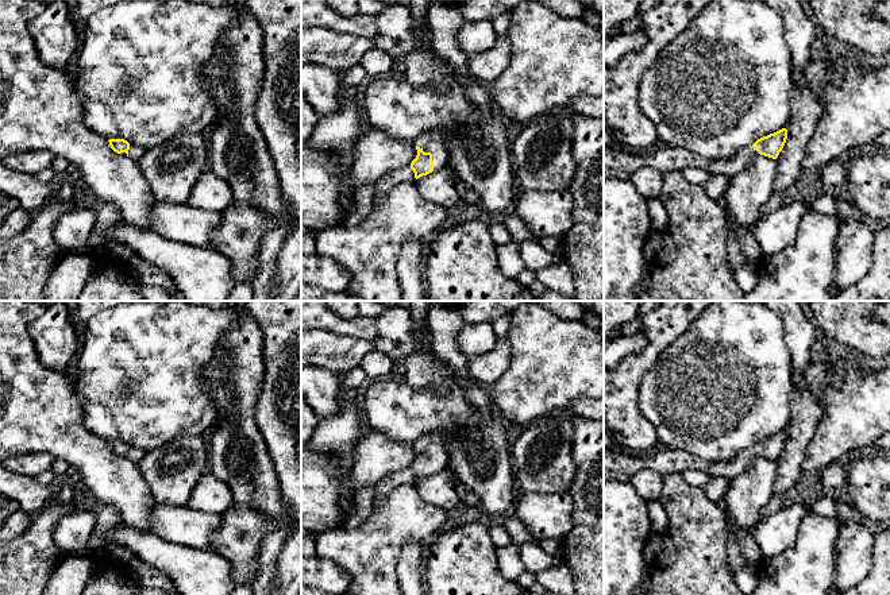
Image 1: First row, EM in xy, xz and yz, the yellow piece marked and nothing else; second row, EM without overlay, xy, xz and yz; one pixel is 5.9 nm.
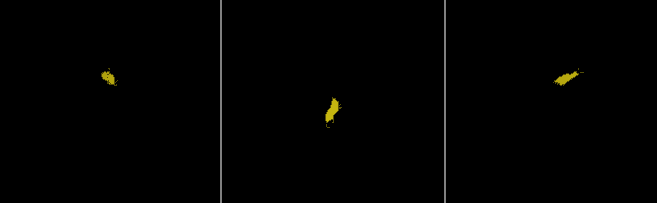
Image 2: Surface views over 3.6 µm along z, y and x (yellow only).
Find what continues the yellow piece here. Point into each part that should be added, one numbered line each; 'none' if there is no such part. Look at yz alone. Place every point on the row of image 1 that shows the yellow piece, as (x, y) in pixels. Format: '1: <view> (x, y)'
1: yz (665, 158)

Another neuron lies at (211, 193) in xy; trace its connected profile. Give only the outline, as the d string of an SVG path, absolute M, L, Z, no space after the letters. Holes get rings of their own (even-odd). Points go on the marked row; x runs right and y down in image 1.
M208 169L199 177L186 202L197 209L221 212L234 202L234 196L227 182Z

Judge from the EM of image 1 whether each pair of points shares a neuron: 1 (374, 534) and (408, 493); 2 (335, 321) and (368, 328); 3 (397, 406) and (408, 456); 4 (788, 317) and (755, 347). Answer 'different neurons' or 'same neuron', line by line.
1: same neuron
2: same neuron
3: different neurons
4: different neurons

